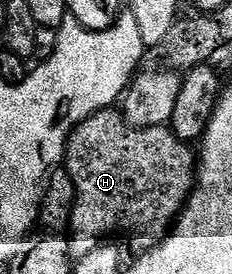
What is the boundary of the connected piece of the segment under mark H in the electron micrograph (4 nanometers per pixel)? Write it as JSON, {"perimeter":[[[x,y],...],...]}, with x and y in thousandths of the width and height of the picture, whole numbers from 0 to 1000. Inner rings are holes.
{"perimeter":[[[500,394],[431,398],[315,467],[280,529],[272,613],[297,635],[332,723],[297,803],[306,894],[353,927],[392,920],[466,850],[595,850],[608,865],[690,872],[741,839],[815,730],[841,672],[841,558],[776,515],[741,467],[690,456],[647,471],[578,471]]]}

